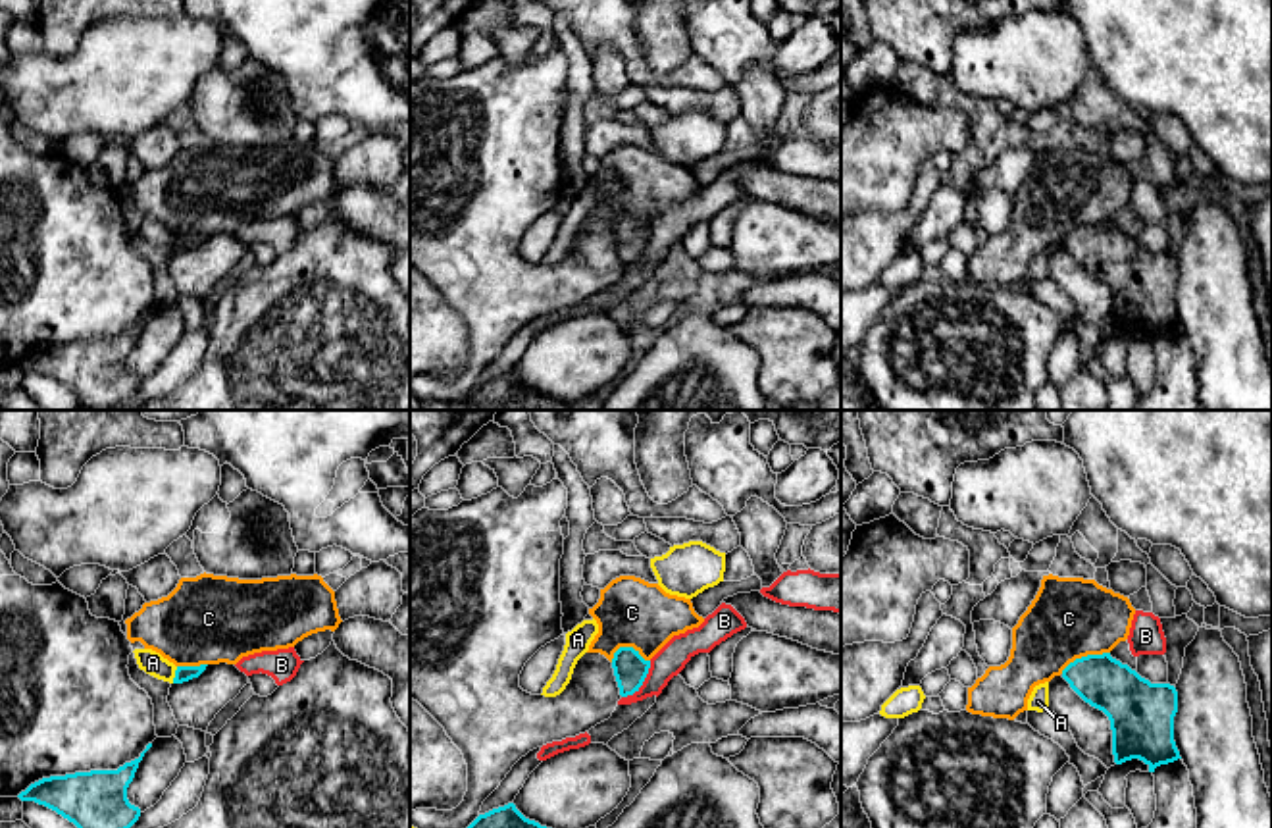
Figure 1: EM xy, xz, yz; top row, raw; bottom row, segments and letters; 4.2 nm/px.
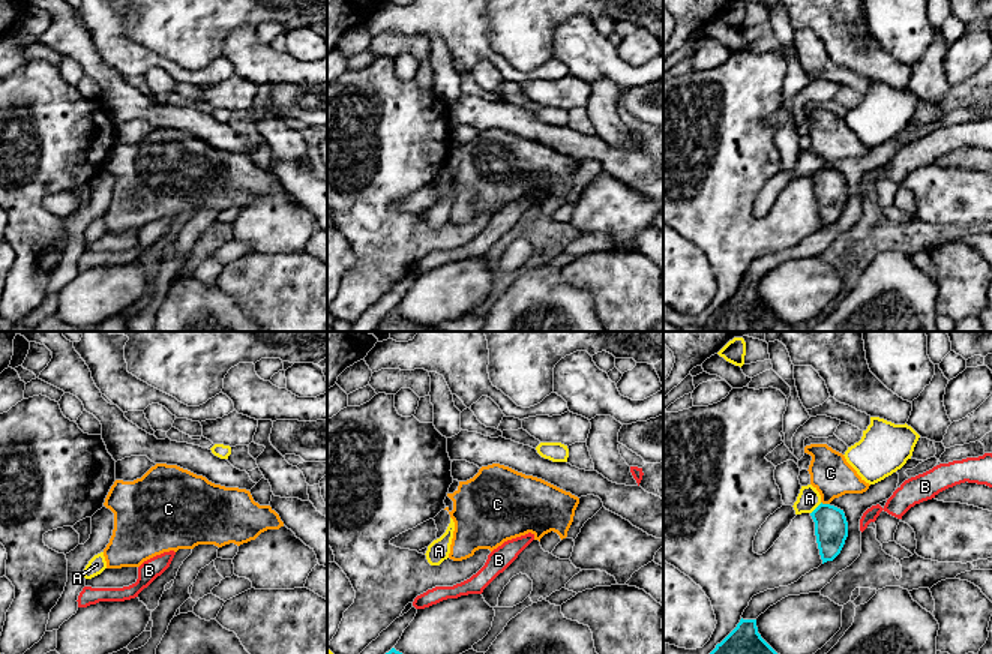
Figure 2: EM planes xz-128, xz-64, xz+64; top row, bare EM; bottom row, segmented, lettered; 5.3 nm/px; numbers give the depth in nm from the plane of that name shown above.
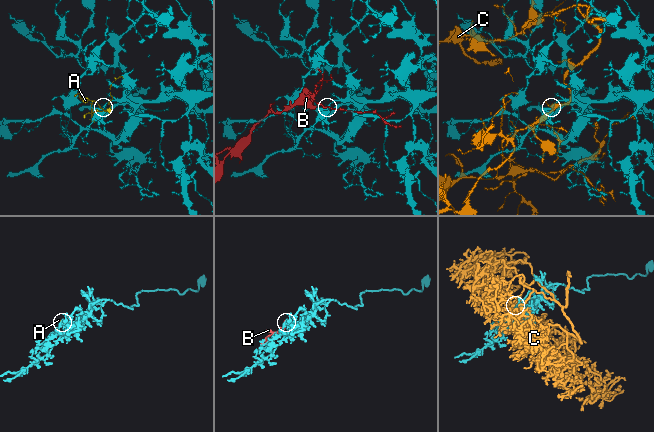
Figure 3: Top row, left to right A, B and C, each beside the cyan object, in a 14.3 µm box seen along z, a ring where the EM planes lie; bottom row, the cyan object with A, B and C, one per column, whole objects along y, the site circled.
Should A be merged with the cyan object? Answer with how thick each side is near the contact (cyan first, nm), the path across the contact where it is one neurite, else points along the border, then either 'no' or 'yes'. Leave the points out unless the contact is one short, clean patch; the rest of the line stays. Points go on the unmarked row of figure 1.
60/100 nm | along xy (178, 235), (172, 251) | no

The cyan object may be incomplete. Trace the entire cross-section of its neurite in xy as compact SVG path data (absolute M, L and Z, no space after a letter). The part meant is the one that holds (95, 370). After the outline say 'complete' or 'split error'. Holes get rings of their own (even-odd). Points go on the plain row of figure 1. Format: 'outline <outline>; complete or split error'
outline M152 312L146 314L139 327L125 331L117 339L90 339L42 347L31 352L17 366L56 379L79 397L79 406L110 408L112 404L129 399L140 385L140 377L131 374L127 368L127 356L135 347L139 331L150 316Z; complete

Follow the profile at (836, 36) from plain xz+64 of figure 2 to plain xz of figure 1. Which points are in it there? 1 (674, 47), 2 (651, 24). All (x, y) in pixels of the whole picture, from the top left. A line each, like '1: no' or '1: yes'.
1: no
2: no

